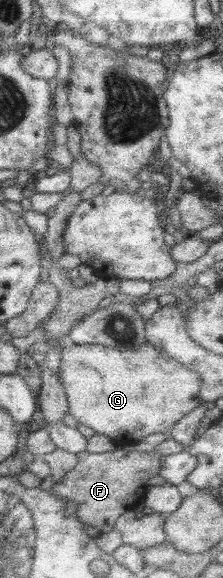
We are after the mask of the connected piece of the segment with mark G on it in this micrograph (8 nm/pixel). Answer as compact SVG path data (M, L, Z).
M144 343L132 349L114 349L103 345L76 345L61 349L59 377L68 414L77 423L108 437L116 447L132 445L139 439L155 433L167 432L181 417L198 407L200 378L194 370L182 367L177 361Z

